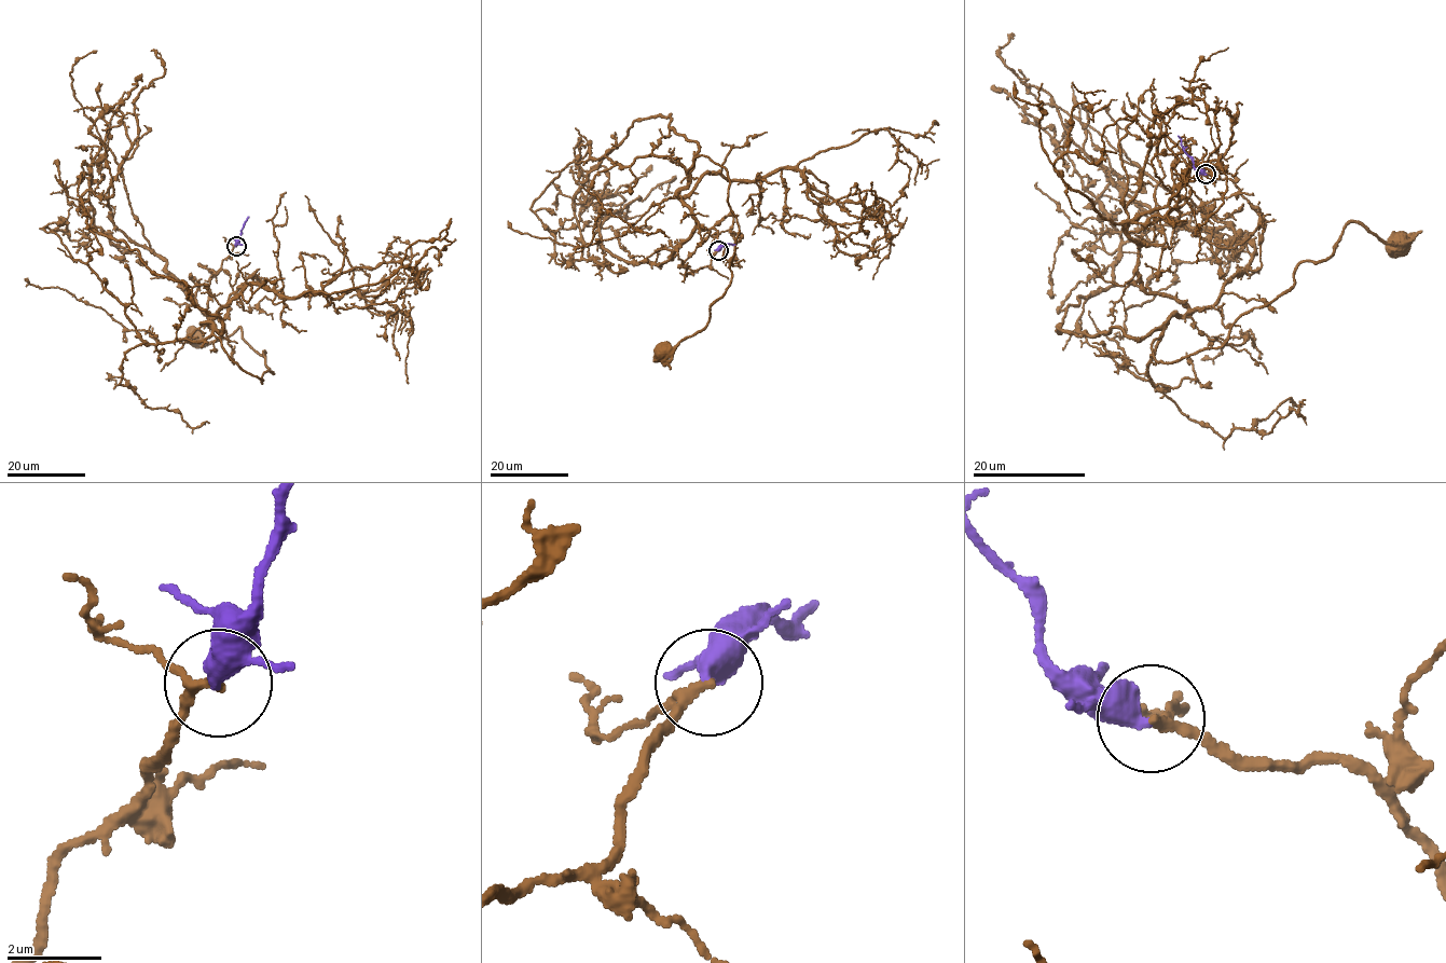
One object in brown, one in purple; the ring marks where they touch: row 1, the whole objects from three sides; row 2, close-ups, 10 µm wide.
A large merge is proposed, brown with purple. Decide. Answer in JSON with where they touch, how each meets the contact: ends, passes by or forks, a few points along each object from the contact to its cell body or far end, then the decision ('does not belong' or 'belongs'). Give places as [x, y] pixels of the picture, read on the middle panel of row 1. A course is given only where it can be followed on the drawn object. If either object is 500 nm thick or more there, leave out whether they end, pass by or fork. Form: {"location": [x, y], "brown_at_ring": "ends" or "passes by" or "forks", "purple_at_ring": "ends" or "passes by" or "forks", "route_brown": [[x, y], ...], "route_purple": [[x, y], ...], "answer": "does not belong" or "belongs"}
{"location": [718, 250], "route_brown": [[718, 250], [686, 274], [677, 257], [696, 224], [678, 193], [700, 154], [729, 181], [730, 284], [663, 349]], "route_purple": [[718, 250], [722, 245], [735, 244]], "answer": "belongs"}

